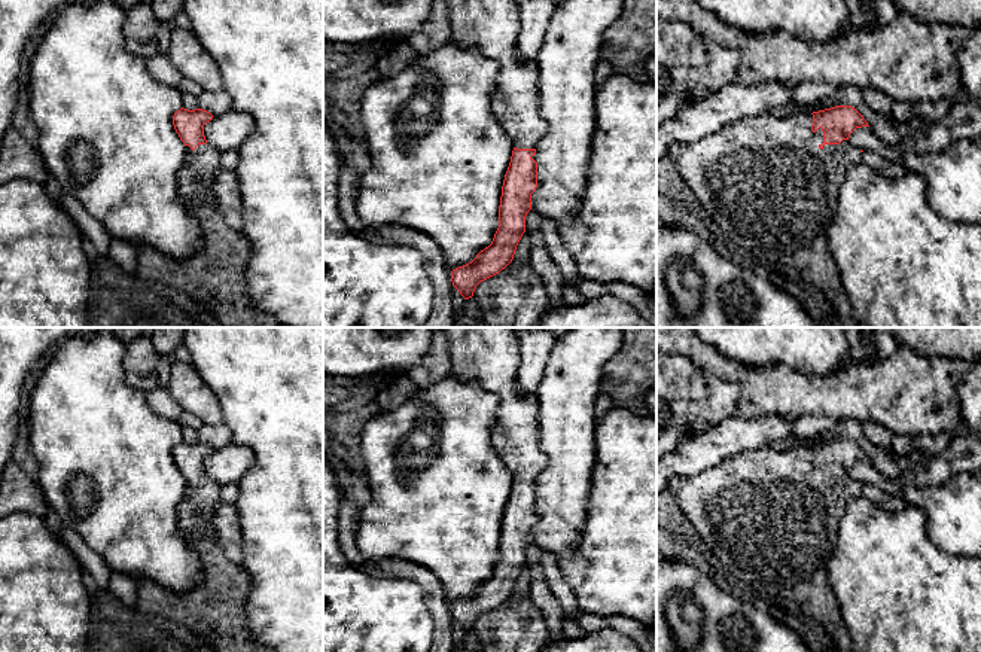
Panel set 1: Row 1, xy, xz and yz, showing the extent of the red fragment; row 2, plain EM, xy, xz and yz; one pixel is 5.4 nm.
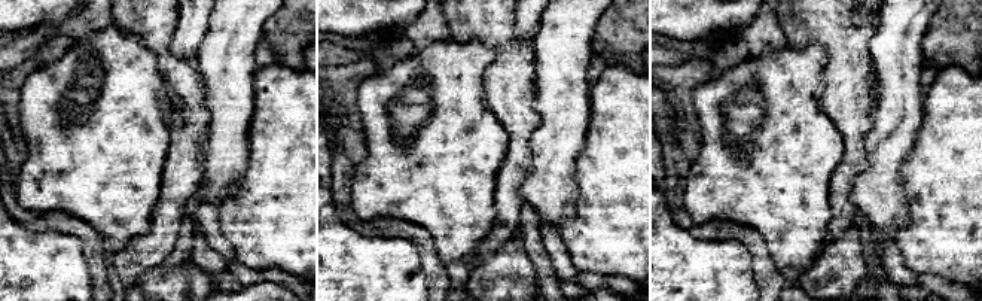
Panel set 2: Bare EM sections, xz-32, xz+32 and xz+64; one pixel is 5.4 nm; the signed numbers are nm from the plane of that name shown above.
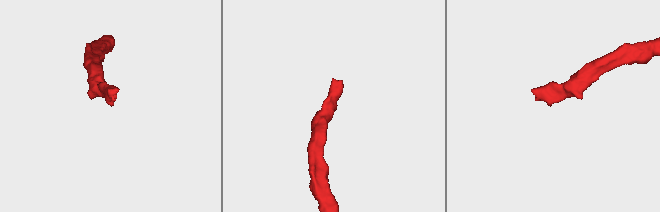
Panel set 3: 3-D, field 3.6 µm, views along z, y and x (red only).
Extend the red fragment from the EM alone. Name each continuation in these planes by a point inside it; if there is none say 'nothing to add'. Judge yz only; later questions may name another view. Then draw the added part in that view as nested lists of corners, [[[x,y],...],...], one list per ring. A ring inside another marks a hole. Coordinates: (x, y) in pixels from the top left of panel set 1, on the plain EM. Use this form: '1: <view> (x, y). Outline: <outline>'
1: yz (764, 514). Outline: [[[811,447],[749,450],[697,475],[671,476],[667,488],[701,540],[737,581],[798,603],[804,616],[829,633],[838,652],[854,652],[829,584],[828,563],[837,545],[838,522],[849,500],[860,499],[862,485],[847,473],[820,482],[823,464],[813,466],[811,458]]]

